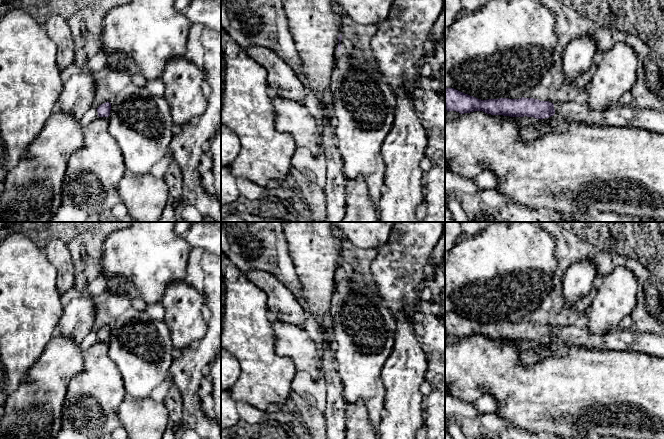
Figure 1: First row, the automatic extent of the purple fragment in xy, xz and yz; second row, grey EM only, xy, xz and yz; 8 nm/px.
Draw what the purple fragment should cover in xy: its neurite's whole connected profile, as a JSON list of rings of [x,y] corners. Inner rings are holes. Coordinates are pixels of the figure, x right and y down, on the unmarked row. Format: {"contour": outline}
{"contour": [[[106,326],[104,328],[101,328],[96,334],[98,336],[99,341],[109,341],[111,334],[111,327]]]}

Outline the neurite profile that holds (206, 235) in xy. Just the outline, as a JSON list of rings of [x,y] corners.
[[[194,222],[183,237],[191,247],[221,254],[221,222]]]

